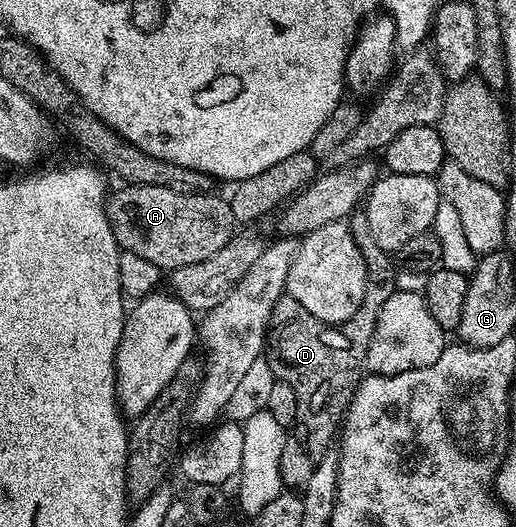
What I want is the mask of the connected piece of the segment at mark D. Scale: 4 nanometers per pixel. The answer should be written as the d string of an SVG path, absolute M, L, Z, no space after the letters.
M358 210L347 221L351 234L365 259L369 284L363 294L363 302L352 320L340 326L317 320L295 298L283 295L275 302L273 316L269 319L267 333L267 357L276 379L287 382L295 390L297 421L288 429L283 455L279 457L279 474L282 485L289 490L304 489L315 466L330 451L339 432L339 425L348 409L353 391L363 376L367 346L375 330L375 322L383 302L395 291L393 280L394 261L375 242L371 226L364 210Z

